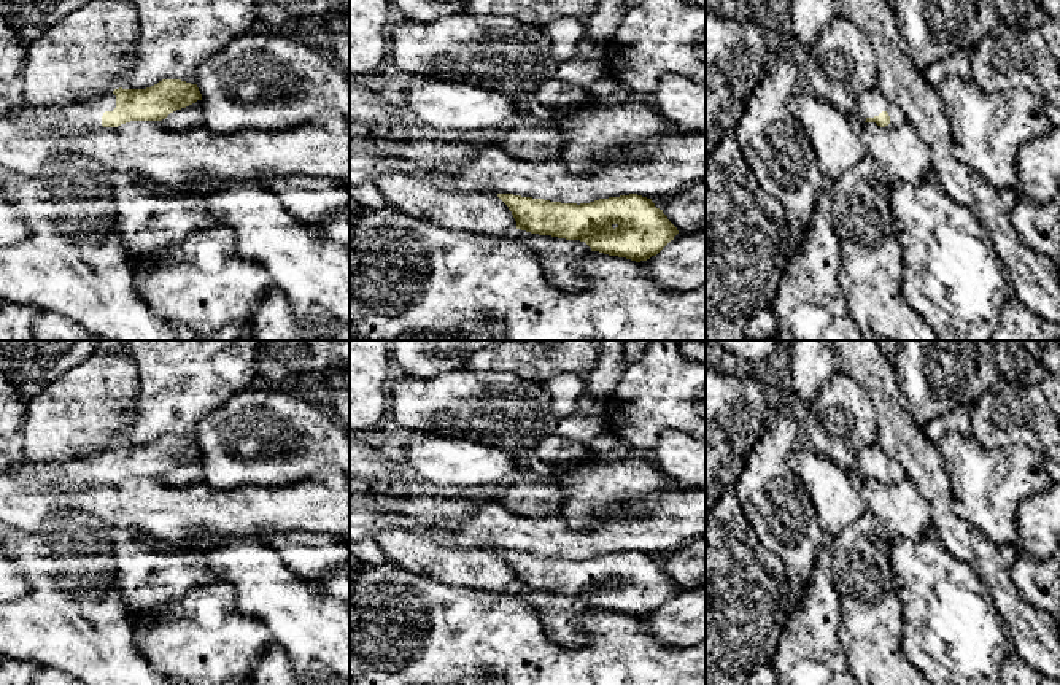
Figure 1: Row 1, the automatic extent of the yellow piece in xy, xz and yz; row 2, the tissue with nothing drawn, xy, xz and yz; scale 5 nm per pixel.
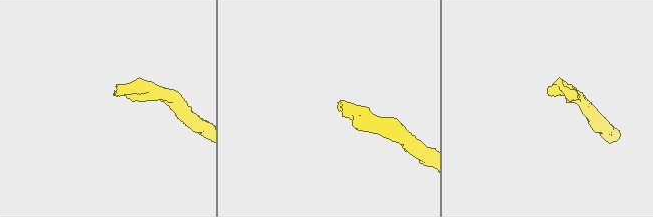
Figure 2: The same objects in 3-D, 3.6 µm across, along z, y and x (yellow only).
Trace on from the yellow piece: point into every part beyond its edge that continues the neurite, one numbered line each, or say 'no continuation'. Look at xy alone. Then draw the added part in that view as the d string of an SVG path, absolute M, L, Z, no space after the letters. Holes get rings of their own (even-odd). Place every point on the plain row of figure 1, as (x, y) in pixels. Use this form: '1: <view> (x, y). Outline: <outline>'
1: xy (88, 469). Outline: M94 451L83 458L72 458L60 462L64 483L100 485L105 467L116 464L116 451Z

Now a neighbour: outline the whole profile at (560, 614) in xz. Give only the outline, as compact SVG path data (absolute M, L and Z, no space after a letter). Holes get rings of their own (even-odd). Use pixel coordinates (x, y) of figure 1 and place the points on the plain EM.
M516 585L516 590L540 613L545 634L551 640L569 648L588 645L590 639L578 621L591 609L585 598L539 591L521 585Z

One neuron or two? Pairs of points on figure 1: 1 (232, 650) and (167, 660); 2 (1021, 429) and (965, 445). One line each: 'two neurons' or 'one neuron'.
1: one neuron
2: two neurons

